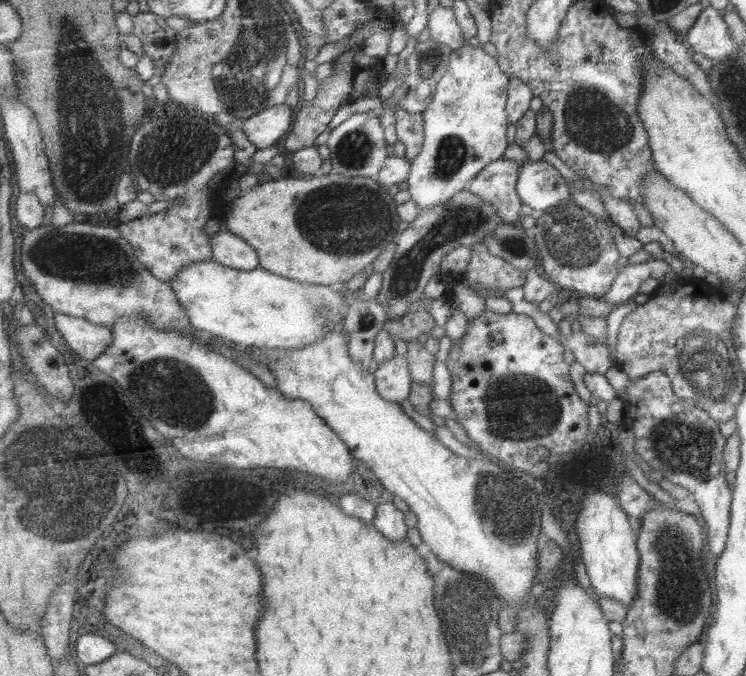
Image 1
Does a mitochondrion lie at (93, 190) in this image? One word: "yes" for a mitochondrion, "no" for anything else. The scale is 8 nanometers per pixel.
yes

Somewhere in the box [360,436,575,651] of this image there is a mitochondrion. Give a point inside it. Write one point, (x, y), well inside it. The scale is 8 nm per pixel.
(513, 521)

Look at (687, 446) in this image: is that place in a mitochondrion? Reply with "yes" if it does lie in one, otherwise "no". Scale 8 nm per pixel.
yes

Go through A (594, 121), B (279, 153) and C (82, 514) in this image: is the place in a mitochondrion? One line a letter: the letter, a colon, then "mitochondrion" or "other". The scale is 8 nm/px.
A: mitochondrion
B: other
C: mitochondrion

